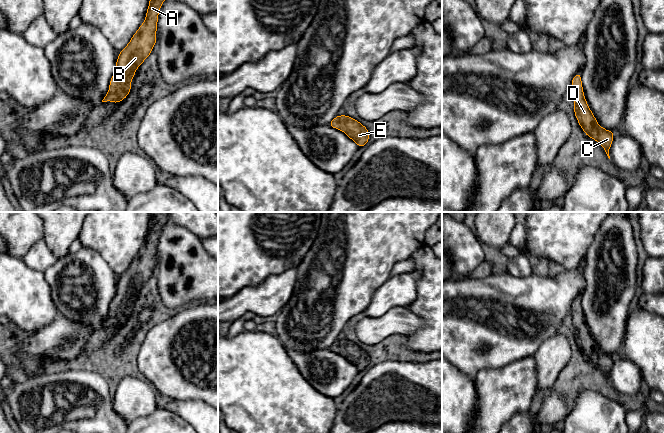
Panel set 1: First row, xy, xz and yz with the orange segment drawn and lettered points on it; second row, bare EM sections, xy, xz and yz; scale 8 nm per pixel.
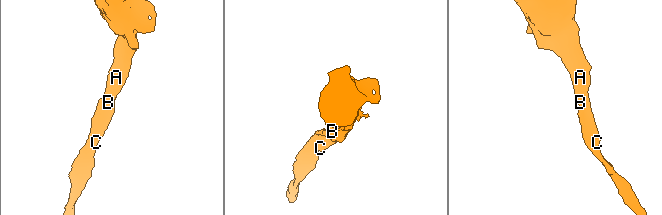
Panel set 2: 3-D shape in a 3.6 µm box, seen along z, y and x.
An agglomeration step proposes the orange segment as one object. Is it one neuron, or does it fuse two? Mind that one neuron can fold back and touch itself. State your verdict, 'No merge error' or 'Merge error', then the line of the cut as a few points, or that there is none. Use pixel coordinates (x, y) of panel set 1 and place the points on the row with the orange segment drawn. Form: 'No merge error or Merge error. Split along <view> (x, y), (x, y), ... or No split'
No merge error. No split

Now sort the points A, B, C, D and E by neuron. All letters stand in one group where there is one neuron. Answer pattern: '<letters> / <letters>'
A B C D E

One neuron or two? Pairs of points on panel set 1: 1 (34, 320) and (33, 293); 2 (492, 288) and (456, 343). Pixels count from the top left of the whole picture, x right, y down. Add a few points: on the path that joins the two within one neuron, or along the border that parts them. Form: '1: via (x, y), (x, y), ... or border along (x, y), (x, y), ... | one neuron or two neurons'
1: via (33, 313), (33, 300) | one neuron
2: via (489, 302), (489, 306), (470, 329) | one neuron

